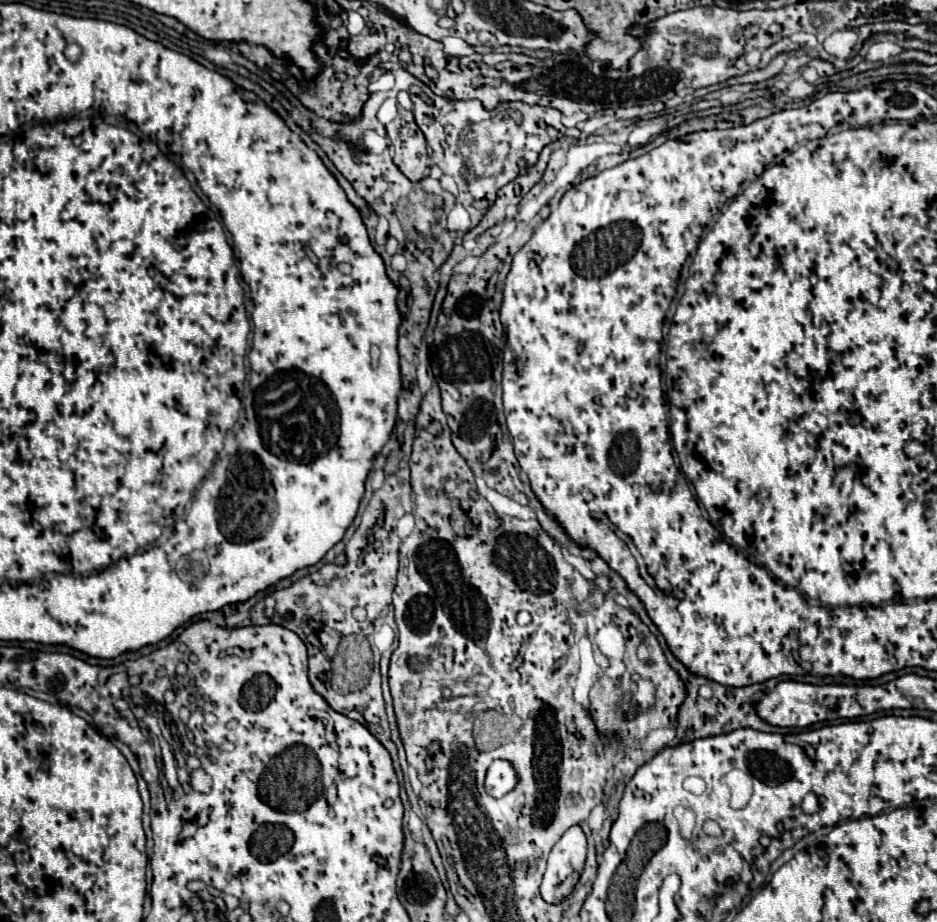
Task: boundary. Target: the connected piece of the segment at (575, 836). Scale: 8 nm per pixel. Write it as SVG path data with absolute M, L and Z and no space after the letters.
M571 826L553 846L541 882L541 896L549 904L563 902L579 882L587 855L587 841L579 826Z

